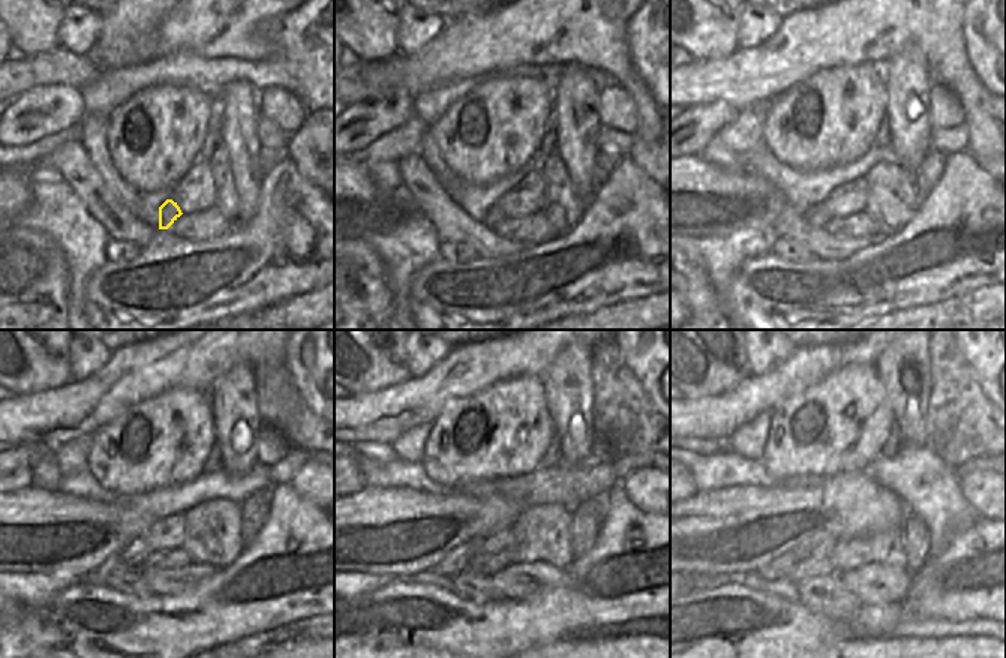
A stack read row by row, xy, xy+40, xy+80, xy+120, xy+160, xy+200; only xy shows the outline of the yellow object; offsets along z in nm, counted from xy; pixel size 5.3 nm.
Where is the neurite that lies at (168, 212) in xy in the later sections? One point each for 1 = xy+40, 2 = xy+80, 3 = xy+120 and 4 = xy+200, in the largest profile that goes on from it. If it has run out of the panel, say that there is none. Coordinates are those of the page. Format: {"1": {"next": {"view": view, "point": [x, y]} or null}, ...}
{"1": {"next": {"view": "xy+40", "point": [495, 215]}}, "2": {"next": {"view": "xy+80", "point": [819, 216]}}, "3": {"next": {"view": "xy+120", "point": [134, 552]}}, "4": {"next": {"view": "xy+200", "point": [777, 570]}}}

